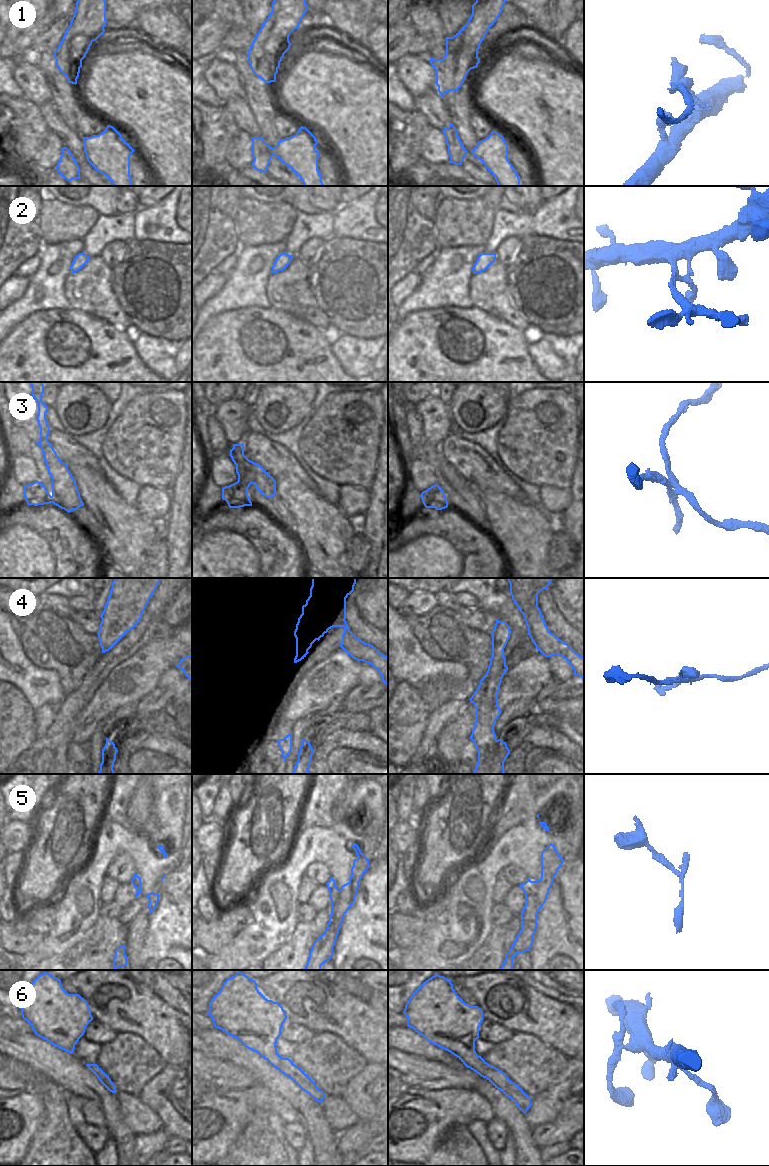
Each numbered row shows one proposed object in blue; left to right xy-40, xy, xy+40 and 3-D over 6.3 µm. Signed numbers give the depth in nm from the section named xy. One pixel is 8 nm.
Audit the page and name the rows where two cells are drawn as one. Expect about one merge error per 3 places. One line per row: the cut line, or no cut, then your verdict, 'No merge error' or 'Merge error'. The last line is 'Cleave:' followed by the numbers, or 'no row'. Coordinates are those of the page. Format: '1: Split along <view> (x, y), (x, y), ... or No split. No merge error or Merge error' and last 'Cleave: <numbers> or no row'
1: Split along xy (272, 148), (274, 154). Merge error
2: No split. No merge error
3: Split along xy (238, 479), (248, 487). Merge error
4: Split along xy+40 (538, 607), (530, 610), (524, 617). Merge error
5: Split along xy (335, 885), (329, 889). Merge error
6: No split. No merge error
Cleave: 1, 3, 4, 5.

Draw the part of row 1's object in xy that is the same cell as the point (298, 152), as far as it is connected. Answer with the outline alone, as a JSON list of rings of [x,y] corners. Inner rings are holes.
[[[301,126],[295,135],[279,140],[273,147],[274,156],[287,165],[302,180],[304,186],[324,186],[318,170],[320,154],[315,149],[317,144],[316,137],[306,127]]]

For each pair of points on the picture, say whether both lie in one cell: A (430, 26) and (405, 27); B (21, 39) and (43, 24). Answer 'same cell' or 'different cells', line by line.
A: different cells
B: same cell

